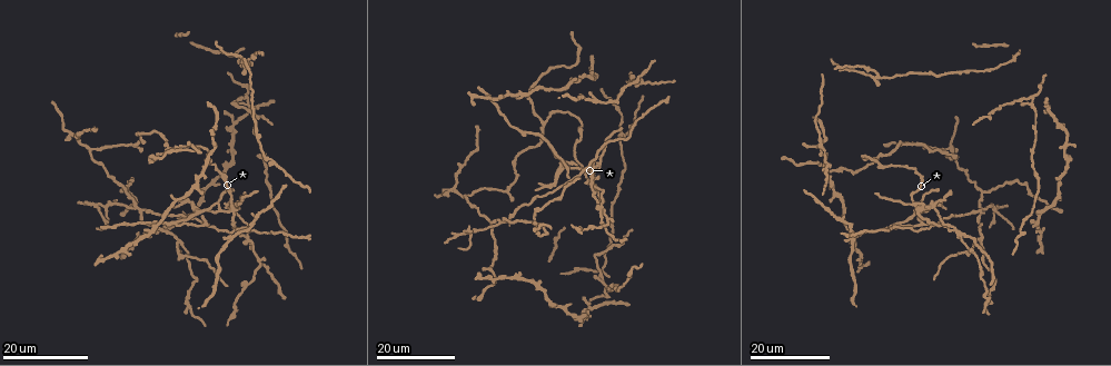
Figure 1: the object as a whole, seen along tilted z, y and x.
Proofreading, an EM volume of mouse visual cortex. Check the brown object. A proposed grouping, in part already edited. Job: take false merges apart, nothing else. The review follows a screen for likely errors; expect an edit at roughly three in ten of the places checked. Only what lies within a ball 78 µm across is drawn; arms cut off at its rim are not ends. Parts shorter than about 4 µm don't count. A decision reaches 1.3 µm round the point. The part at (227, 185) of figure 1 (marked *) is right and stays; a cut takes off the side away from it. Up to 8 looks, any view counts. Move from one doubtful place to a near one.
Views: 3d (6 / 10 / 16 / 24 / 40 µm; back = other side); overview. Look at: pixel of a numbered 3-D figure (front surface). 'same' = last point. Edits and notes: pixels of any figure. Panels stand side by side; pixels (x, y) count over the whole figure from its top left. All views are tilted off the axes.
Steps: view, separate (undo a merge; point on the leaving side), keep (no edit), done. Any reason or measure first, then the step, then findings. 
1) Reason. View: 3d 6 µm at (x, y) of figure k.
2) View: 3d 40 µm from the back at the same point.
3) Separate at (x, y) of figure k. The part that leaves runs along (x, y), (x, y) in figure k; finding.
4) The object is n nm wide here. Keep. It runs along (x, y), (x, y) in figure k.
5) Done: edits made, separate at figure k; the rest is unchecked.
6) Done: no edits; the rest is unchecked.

Small branch off a trunk. View: 3d 24 µm at (920, 208) of figure 1.

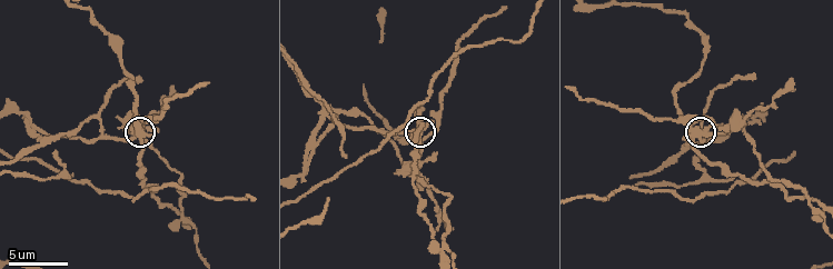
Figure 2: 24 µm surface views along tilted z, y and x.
View: 3d 10 µm at (704, 133) of figure 2.

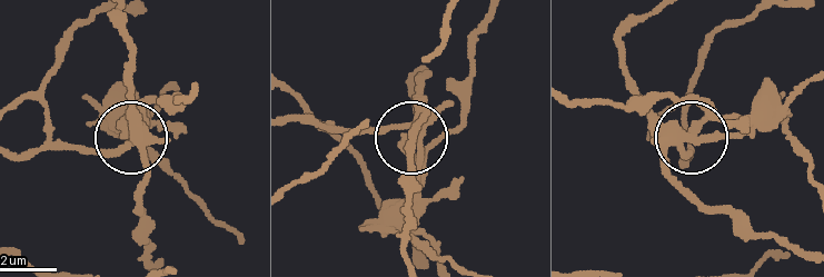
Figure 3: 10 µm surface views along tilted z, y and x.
View: 3d 6 µm at (405, 135) of figure 3.

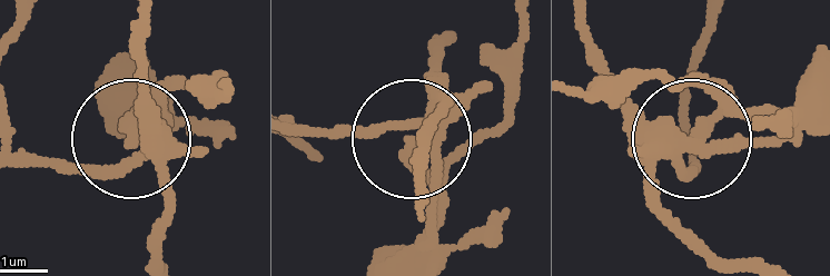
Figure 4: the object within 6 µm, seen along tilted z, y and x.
The side arm is 41 µm long; 4 arms meet here. Separate at (161, 95) of figure 4. A second cell is stuck on.

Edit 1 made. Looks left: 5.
View: overview.

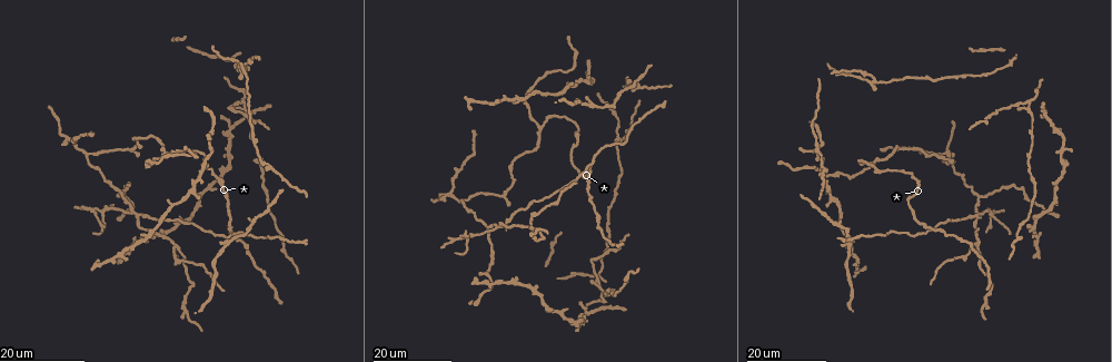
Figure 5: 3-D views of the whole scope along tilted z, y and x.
Looks like a crossing. View: 3d 24 µm at (176, 248) of figure 5.

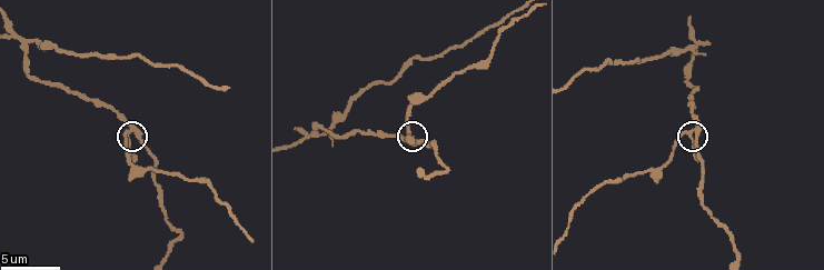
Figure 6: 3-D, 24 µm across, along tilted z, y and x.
View: 3d 6 µm at (132, 132) of figure 6.

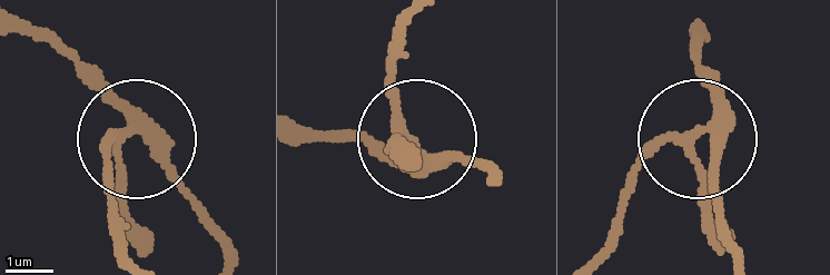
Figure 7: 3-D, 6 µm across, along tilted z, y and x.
Separate at (704, 203) of figure 7. The part that leaves runs along (135, 127), (104, 159), (124, 253) in figure 7; a second cell is stuck on.

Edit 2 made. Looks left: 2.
View: 3d 16 µm at (875, 82) of figure 5.

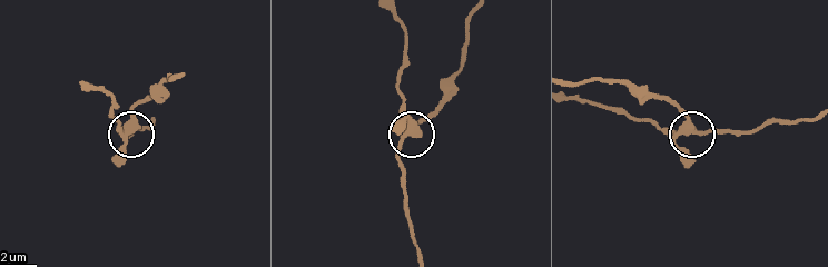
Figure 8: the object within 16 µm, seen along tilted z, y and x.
View: 3d 6 µm at (408, 126) of figure 8.

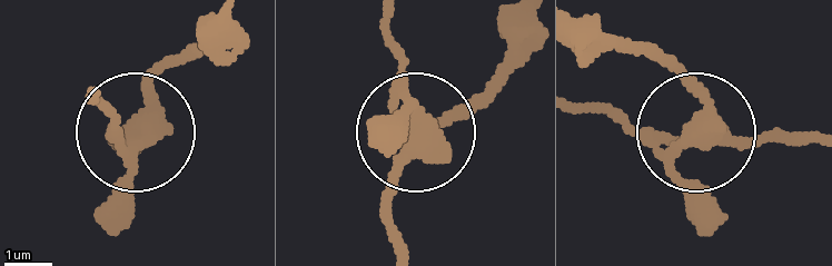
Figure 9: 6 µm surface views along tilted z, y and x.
The object is 360 nm wide here. Keep. All the same cell.

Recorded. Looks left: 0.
Done: edits made, separate at figure 4, separate at figure 7; the rest is unchecked.

